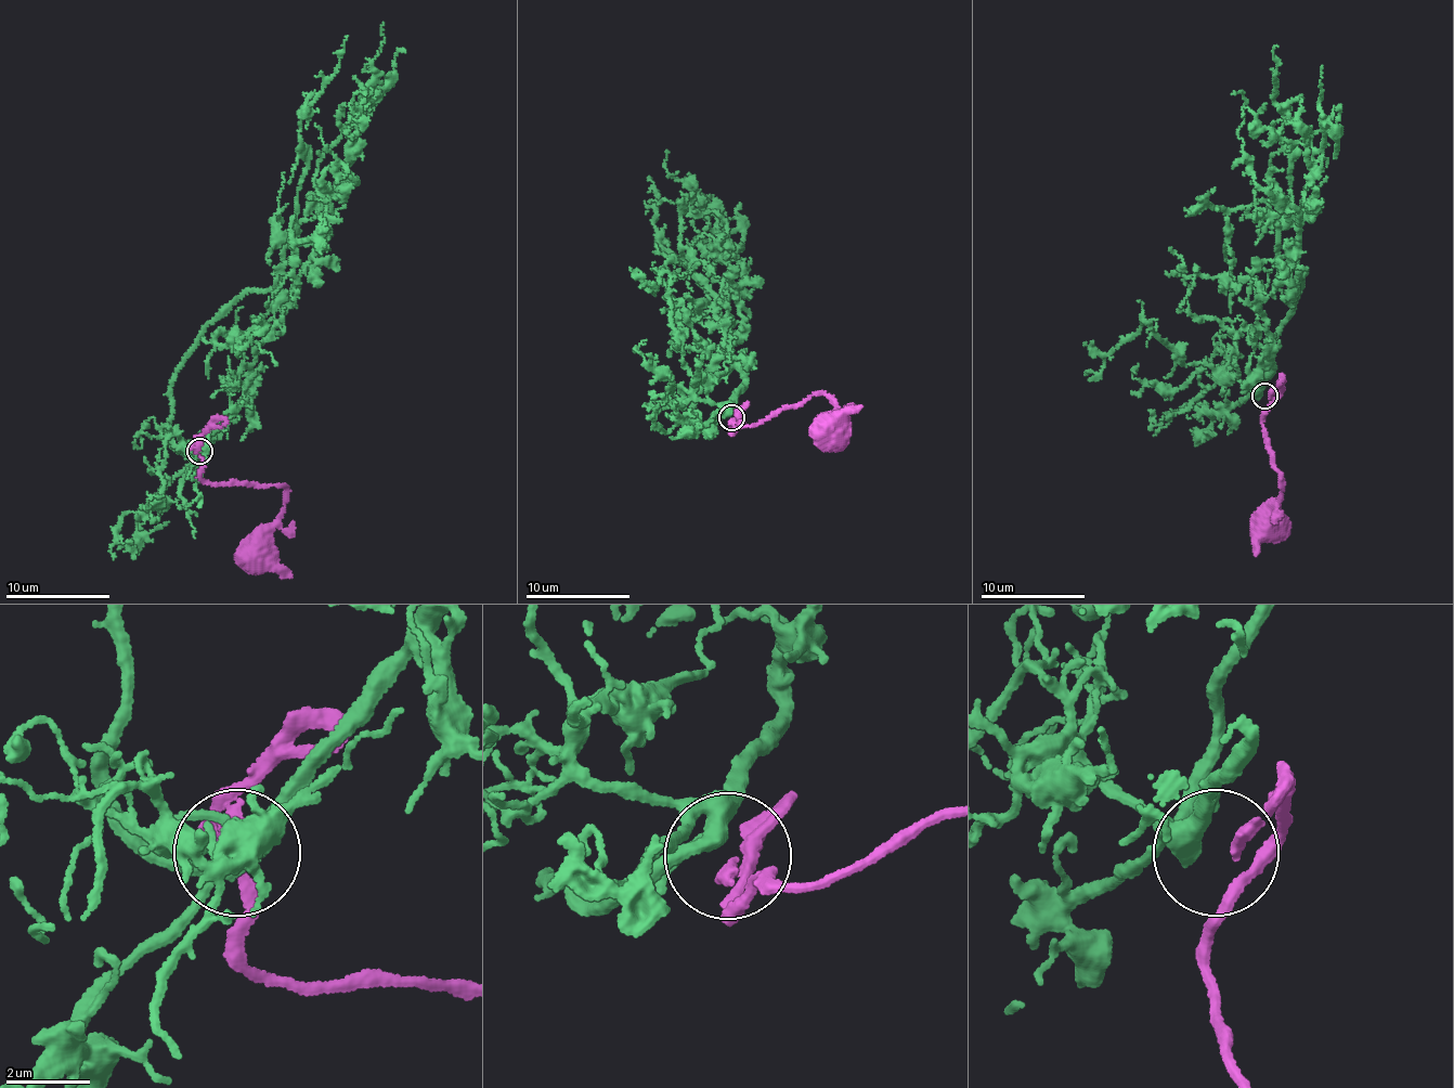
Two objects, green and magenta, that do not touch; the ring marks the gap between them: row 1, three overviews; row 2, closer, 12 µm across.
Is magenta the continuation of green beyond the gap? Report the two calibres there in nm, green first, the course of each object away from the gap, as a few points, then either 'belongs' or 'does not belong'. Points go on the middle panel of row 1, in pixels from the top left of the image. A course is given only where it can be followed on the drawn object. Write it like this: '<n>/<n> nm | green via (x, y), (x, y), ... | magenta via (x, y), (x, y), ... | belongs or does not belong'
360/240 nm | green via (731, 414), (744, 378), (723, 341), (731, 320), (714, 311), (723, 285), (711, 271), (722, 235), (700, 192) | magenta via (731, 422), (744, 427), (813, 394), (828, 398), (840, 408), (835, 417), (841, 425), (833, 432) | belongs

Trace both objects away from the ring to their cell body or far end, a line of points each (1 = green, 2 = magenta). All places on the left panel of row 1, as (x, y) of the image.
1: (200, 451), (243, 400), (256, 346), (280, 319), (287, 233), (315, 195), (323, 149), (375, 75), (384, 23)
2: (197, 448), (199, 476), (206, 481), (274, 484), (285, 488), (285, 512), (271, 534), (269, 551), (257, 554)

